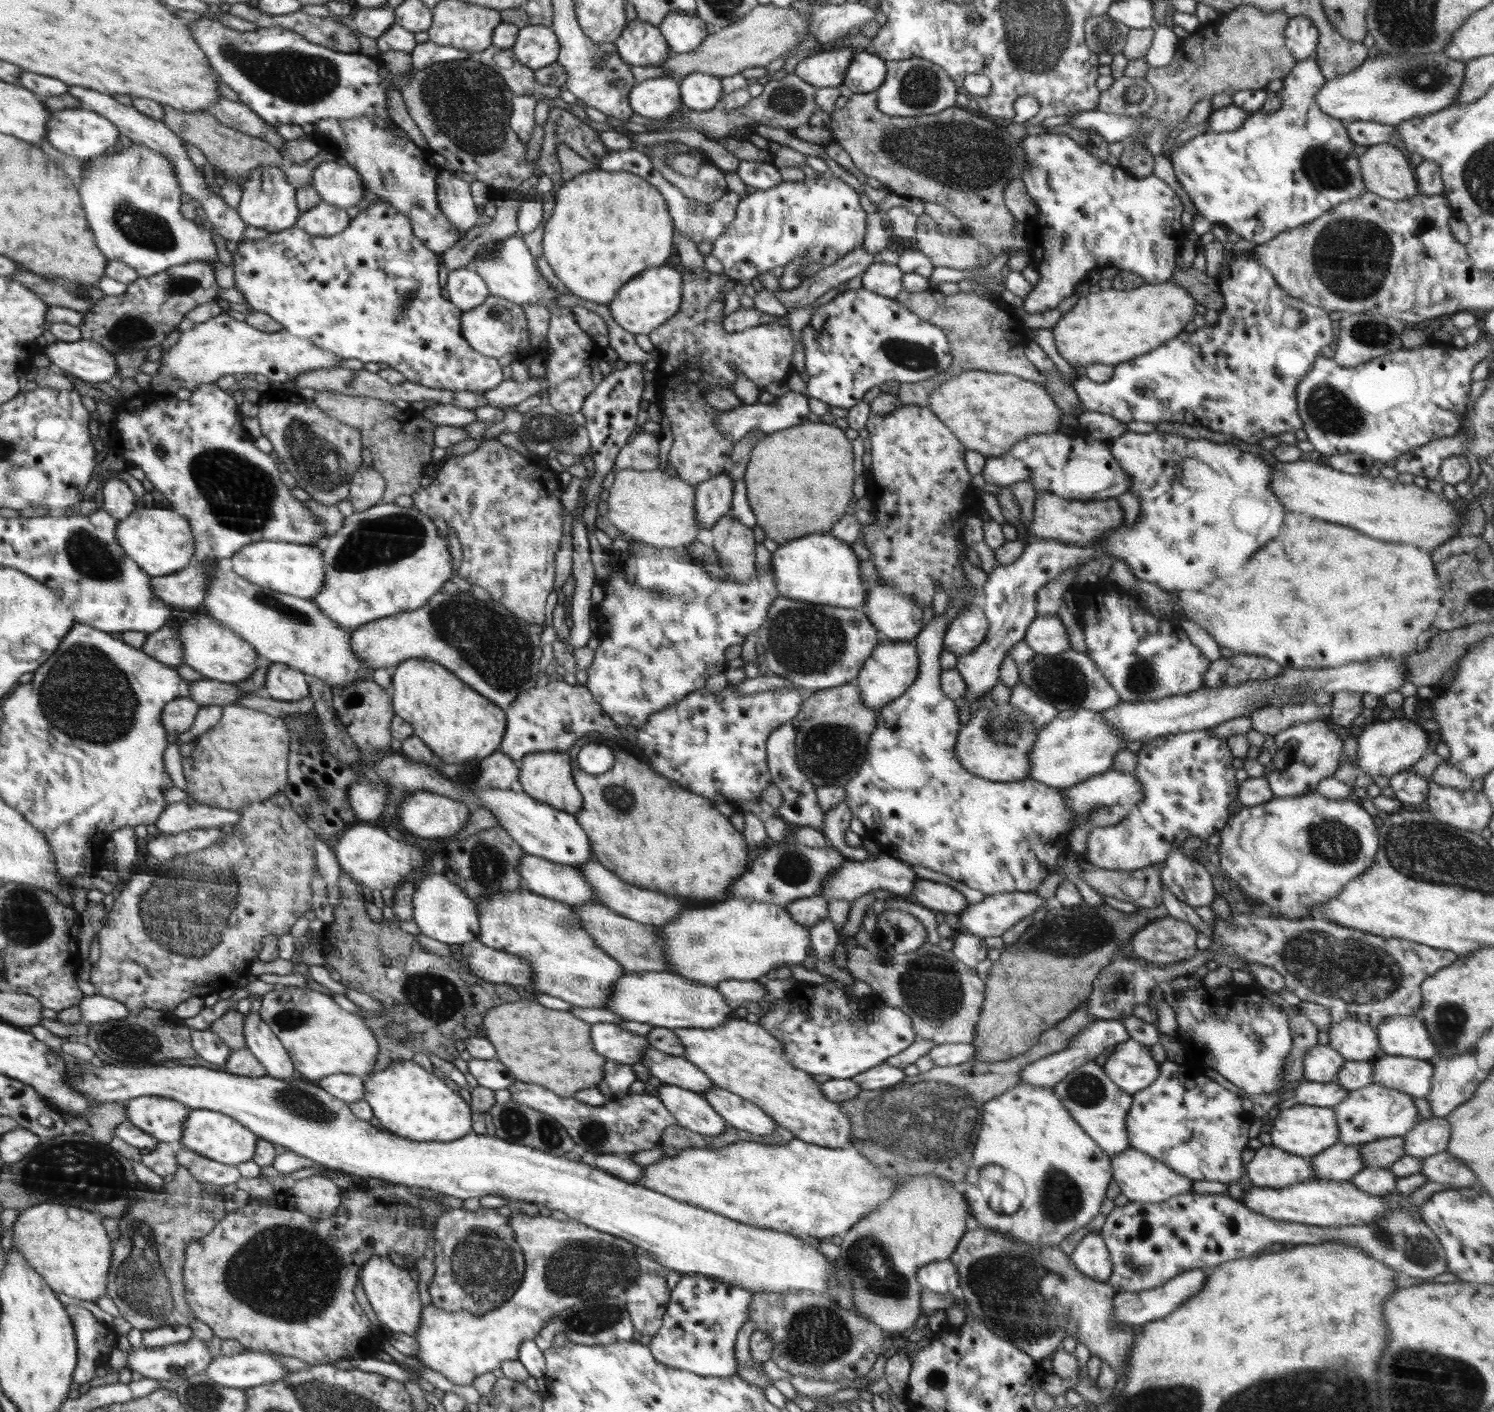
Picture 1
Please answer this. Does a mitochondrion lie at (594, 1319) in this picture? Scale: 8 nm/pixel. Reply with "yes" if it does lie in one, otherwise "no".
yes

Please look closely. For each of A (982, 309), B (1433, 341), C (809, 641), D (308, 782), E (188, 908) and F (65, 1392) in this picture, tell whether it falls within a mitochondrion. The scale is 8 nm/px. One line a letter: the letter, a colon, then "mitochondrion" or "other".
A: other
B: other
C: mitochondrion
D: mitochondrion
E: mitochondrion
F: other

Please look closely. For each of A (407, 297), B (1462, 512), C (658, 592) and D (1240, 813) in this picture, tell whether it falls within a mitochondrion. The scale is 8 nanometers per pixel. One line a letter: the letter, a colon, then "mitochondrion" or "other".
A: mitochondrion
B: other
C: mitochondrion
D: other

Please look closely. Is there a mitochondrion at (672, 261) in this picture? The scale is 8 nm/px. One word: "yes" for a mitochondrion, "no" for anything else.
no

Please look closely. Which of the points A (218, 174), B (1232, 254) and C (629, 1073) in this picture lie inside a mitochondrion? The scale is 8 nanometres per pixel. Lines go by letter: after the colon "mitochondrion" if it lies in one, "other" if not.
A: other
B: other
C: other

